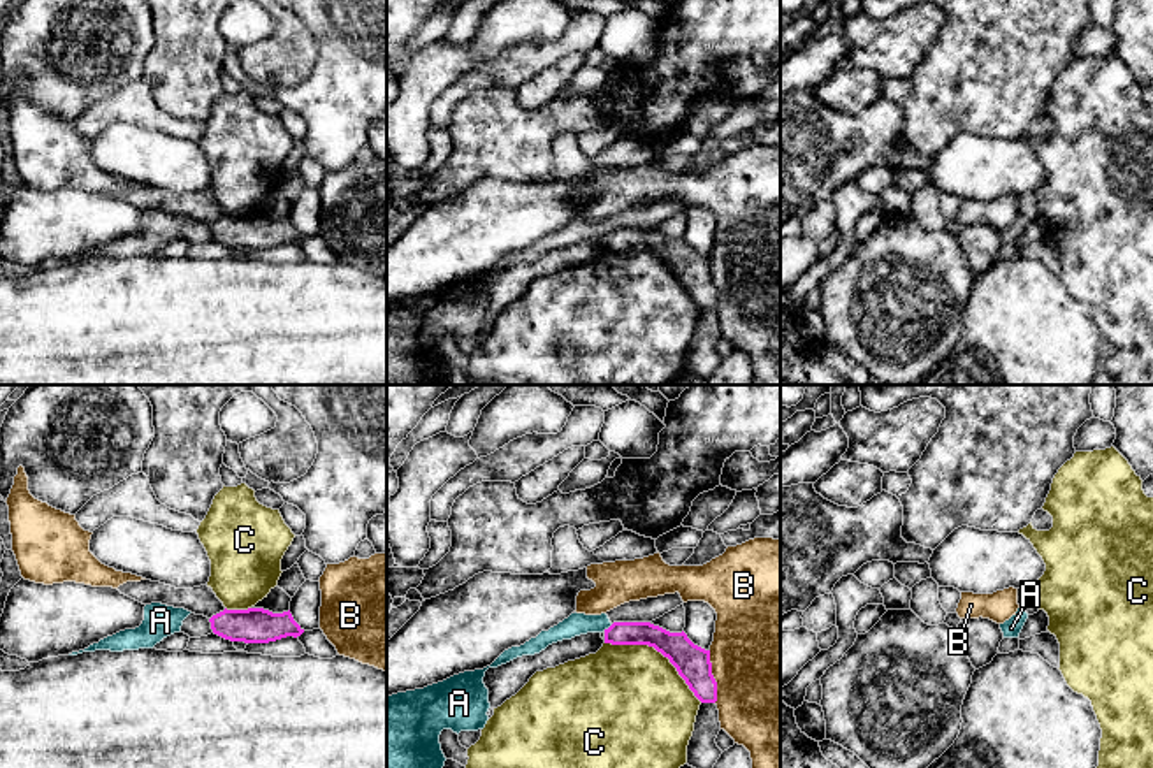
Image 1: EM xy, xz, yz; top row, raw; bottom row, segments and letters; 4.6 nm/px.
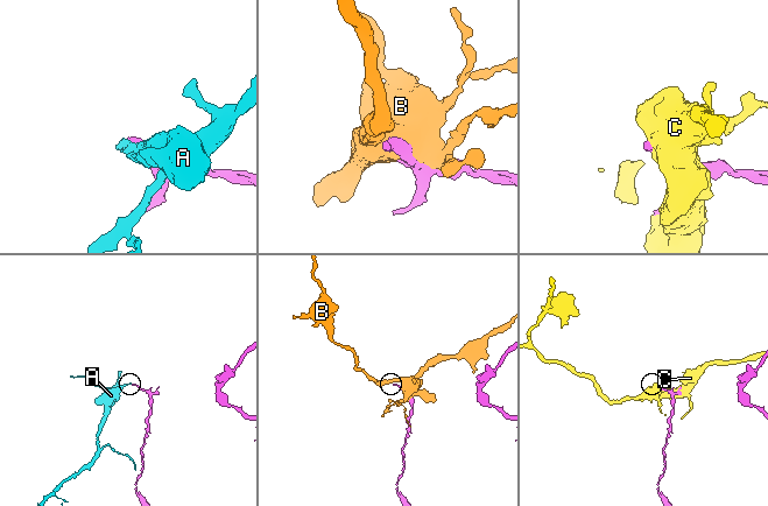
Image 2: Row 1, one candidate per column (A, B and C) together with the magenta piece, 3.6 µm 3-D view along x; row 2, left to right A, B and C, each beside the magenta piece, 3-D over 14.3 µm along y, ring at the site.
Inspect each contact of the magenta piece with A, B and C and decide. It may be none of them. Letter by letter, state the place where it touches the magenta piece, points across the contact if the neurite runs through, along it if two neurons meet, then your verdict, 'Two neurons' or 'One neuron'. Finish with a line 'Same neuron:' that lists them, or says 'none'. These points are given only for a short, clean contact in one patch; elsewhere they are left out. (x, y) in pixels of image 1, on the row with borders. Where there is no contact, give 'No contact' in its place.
A: Touches magenta at xz (609, 628). Boundary: xz (612, 624), (603, 630). Two neurons
B: Touches magenta at xz (712, 677). Two neurons
C: Touches magenta at xz (658, 651). Two neurons
Same neuron: none

